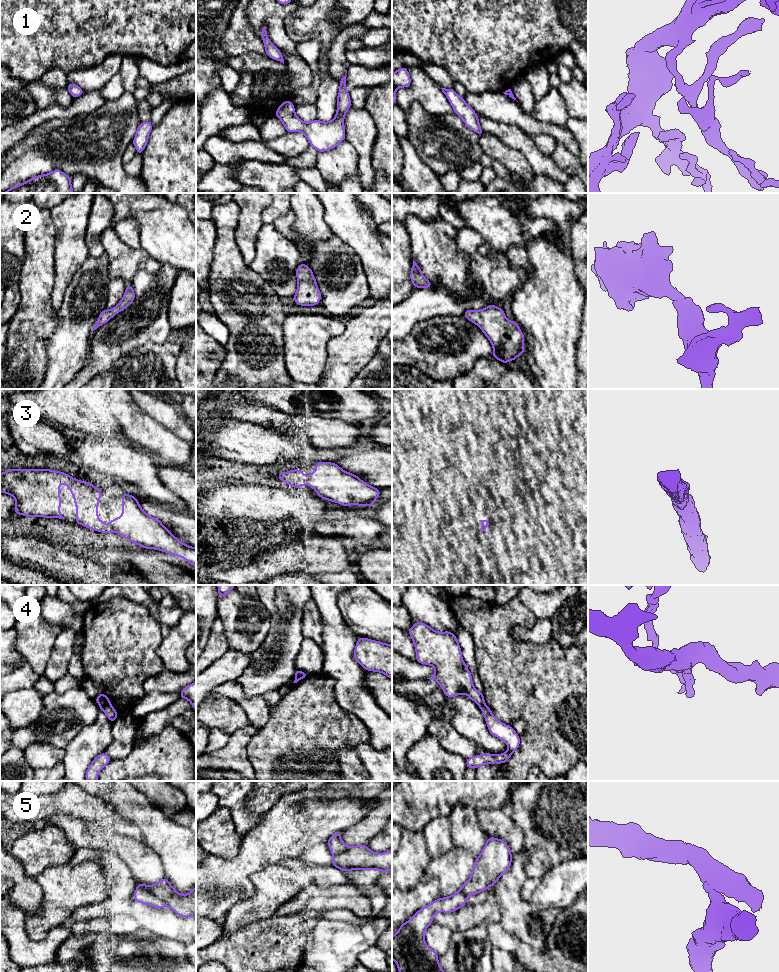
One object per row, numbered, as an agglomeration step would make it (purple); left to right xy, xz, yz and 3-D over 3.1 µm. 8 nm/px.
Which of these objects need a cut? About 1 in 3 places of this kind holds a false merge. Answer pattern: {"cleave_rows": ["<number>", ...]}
{"cleave_rows": ["4", "5"]}

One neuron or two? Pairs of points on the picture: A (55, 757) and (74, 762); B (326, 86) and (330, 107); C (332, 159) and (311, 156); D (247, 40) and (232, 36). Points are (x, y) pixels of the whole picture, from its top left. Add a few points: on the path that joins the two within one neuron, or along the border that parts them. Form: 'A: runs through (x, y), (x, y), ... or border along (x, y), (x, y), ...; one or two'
A: border along (64, 749), (64, 758), (62, 760); two
B: runs through (327, 91), (327, 102); one
C: border along (318, 152), (315, 167); two
D: runs through (243, 39), (236, 38); one

